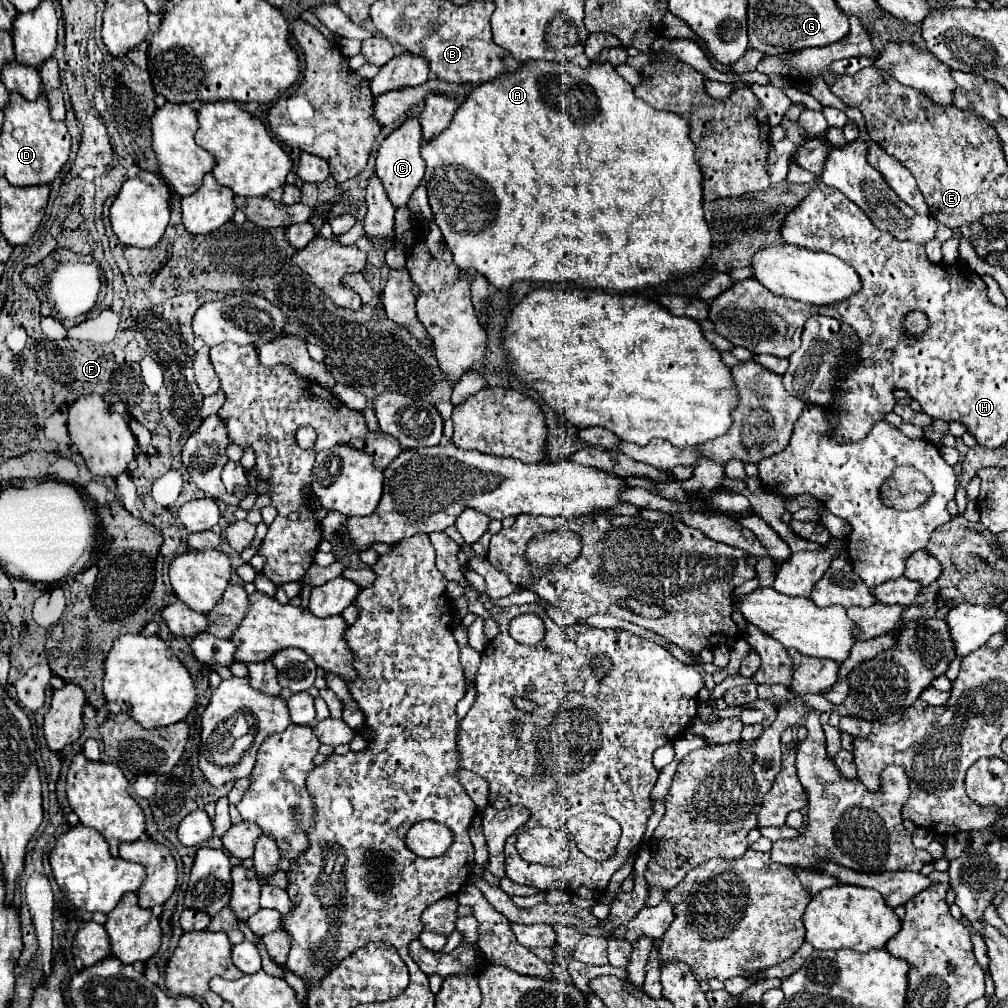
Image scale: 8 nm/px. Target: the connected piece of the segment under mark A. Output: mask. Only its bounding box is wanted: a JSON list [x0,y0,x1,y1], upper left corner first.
[421,61,711,293]

